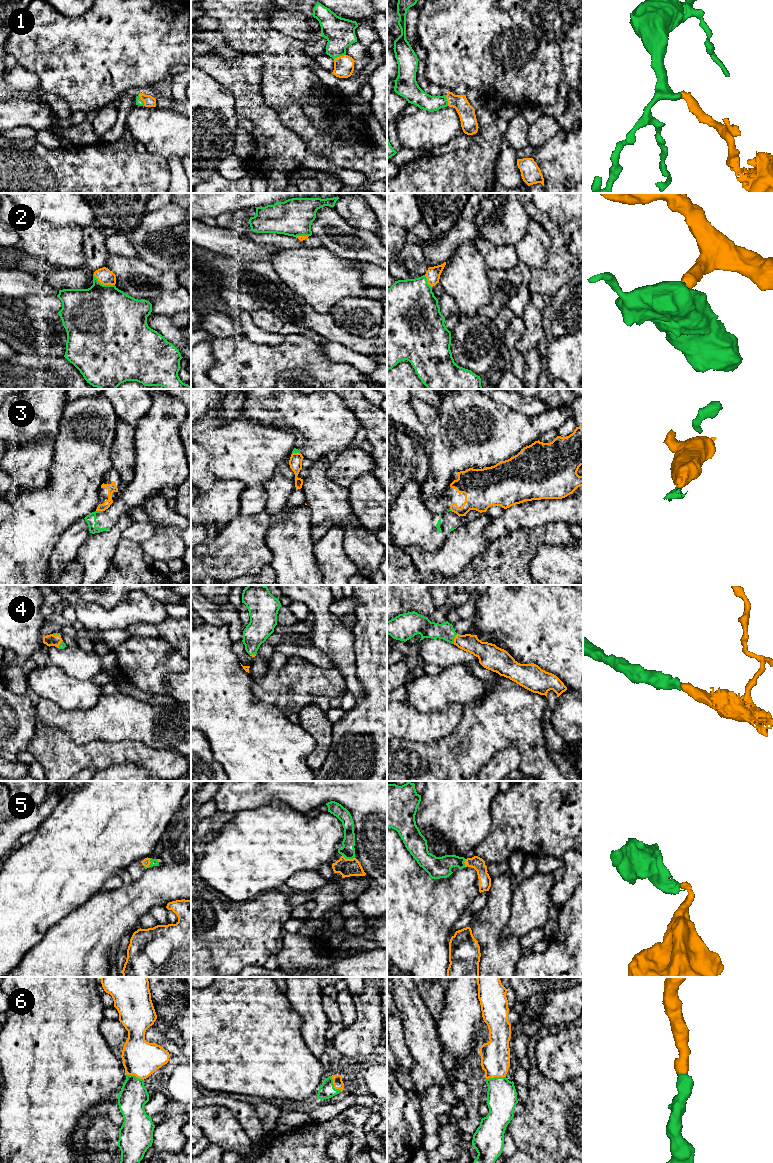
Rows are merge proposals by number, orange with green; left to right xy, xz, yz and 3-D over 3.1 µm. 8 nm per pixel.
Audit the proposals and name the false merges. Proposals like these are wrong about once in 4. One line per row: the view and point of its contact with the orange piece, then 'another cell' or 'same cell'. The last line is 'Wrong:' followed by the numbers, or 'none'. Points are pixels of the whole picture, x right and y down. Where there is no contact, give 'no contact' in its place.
1: xy (141, 99) | same cell
2: xy (103, 284) | same cell
3: xy (99, 510) | another cell
4: yz (454, 638) | same cell
5: xy (149, 864) | same cell
6: xz (334, 1085) | same cell
Wrong: 3

